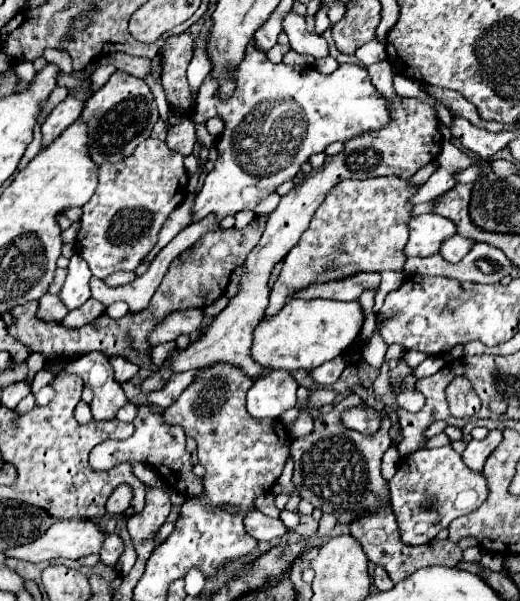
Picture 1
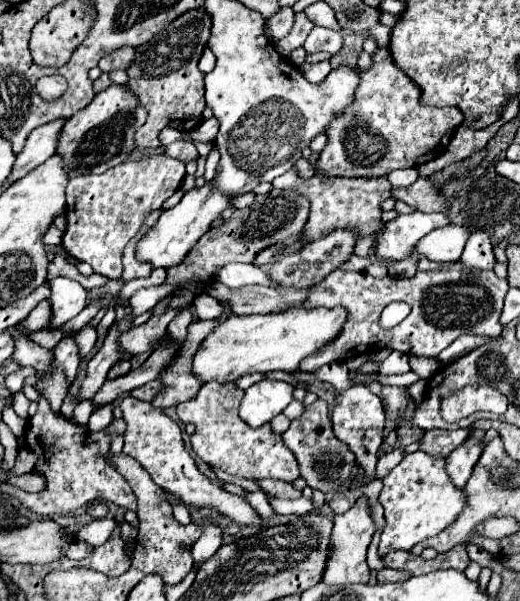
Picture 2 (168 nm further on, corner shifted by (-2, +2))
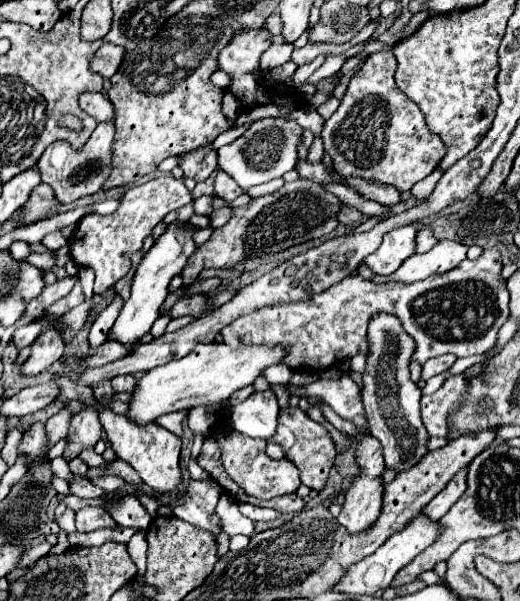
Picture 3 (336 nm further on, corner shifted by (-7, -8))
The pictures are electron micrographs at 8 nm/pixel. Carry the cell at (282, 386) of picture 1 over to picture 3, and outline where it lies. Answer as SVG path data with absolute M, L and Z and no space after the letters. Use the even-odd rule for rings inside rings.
M271 389L249 395L243 403L227 411L227 421L231 429L259 439L271 439L275 435L279 419L279 403Z

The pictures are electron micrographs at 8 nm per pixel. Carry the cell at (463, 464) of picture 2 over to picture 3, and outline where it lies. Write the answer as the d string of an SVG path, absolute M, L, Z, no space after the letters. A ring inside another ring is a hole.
M463 467L463 469L451 479L451 483L449 483L439 495L435 495L435 499L431 499L431 503L427 503L425 513L427 513L431 519L441 519L441 517L453 507L453 503L463 495L465 489L467 489L467 467Z

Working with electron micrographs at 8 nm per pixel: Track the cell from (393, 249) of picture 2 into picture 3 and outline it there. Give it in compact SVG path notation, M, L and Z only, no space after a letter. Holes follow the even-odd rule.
M413 225L385 233L379 249L367 255L365 259L367 267L377 275L391 275L395 267L399 267L409 255L415 253L415 237L417 237L417 227Z

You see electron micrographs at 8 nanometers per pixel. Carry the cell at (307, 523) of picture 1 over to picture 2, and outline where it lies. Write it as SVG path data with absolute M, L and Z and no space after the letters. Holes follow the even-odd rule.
M262 479L262 481L256 481L258 487L266 493L266 495L272 495L272 497L286 497L286 499L294 499L294 497L300 497L302 491L294 489L290 483L284 483L284 481L274 481L274 479Z

